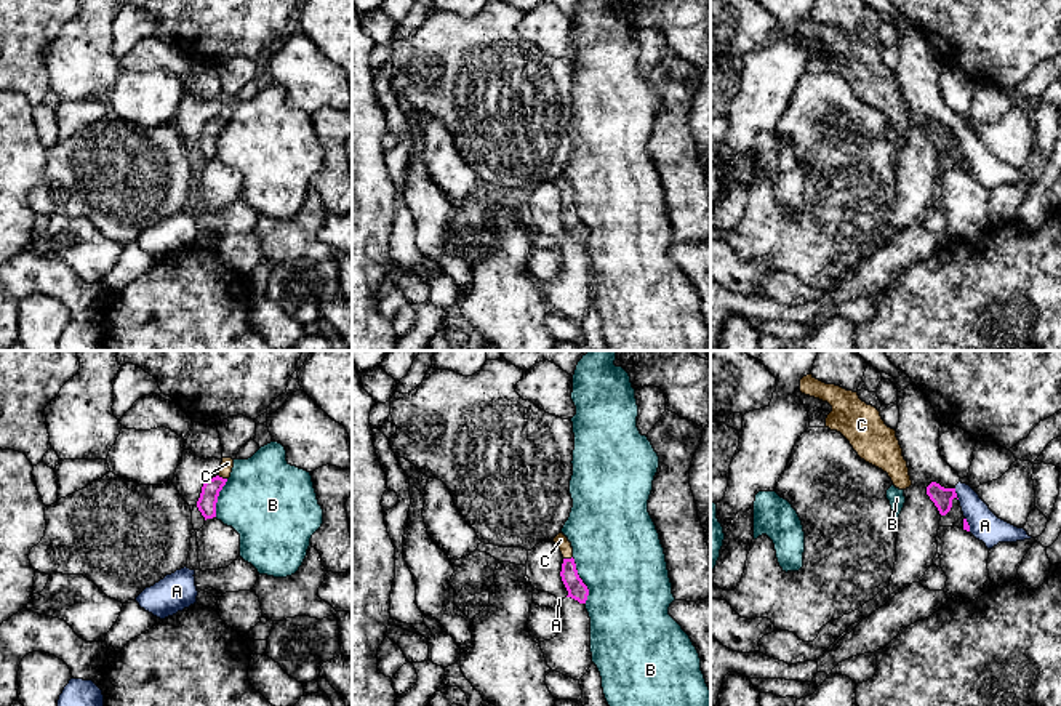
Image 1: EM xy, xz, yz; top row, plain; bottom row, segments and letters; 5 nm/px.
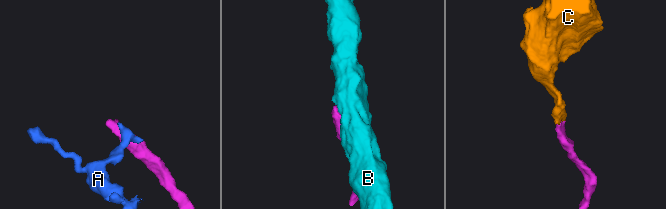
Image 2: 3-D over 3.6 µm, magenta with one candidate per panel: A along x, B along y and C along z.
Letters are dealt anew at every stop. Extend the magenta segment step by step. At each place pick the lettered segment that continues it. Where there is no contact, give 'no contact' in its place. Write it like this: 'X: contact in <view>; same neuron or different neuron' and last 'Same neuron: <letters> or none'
A: contact in yz; different neuron
B: contact in xz; different neuron
C: contact in xy; same neuron
Same neuron: C

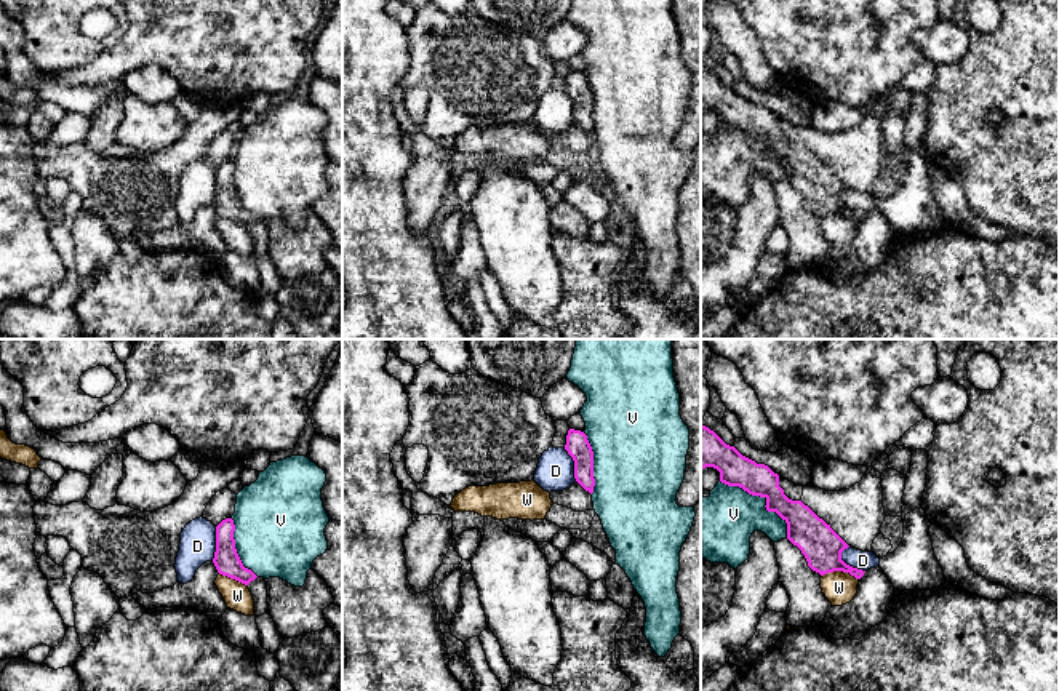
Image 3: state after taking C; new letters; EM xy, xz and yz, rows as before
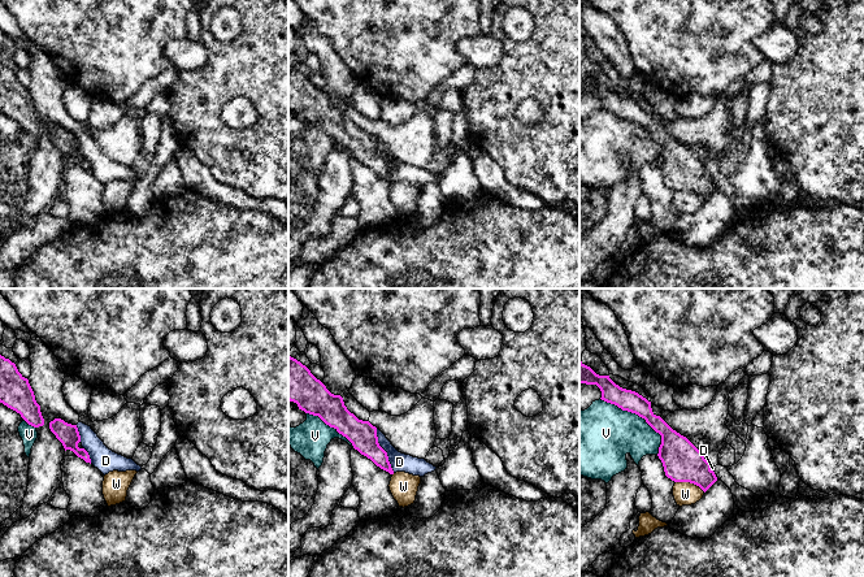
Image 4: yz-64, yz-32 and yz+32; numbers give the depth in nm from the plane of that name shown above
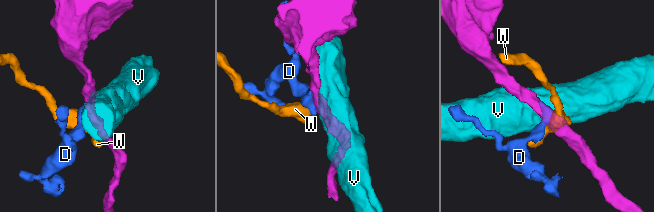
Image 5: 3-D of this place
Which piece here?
D: contact in yz; different neuron
V: contact in yz; different neuron
W: contact in yz; different neuron
Same neuron: none

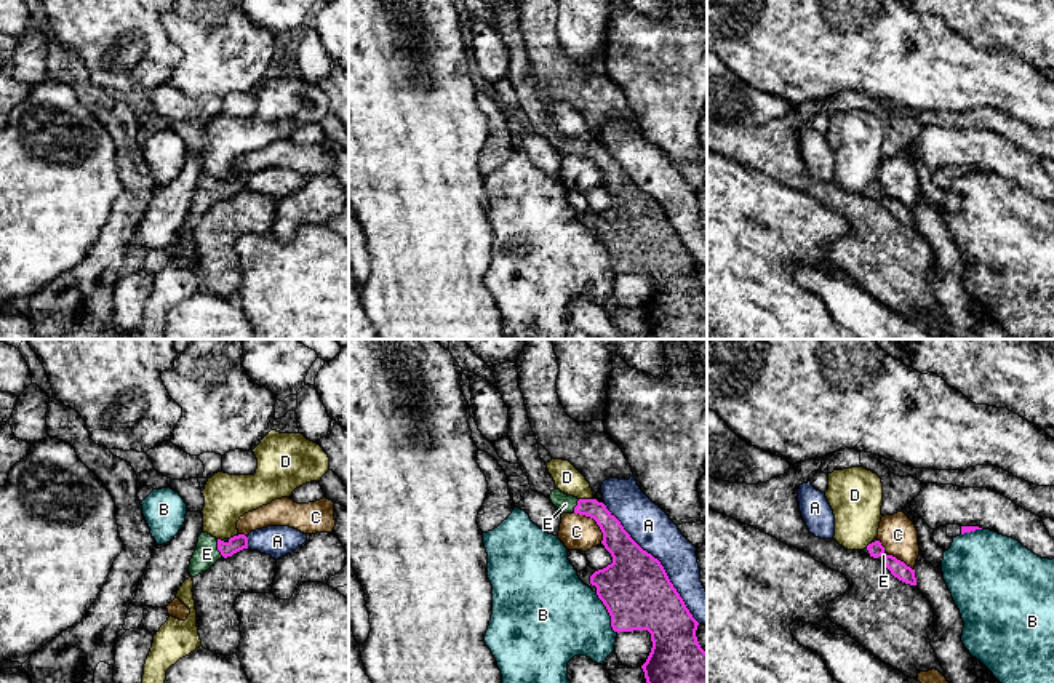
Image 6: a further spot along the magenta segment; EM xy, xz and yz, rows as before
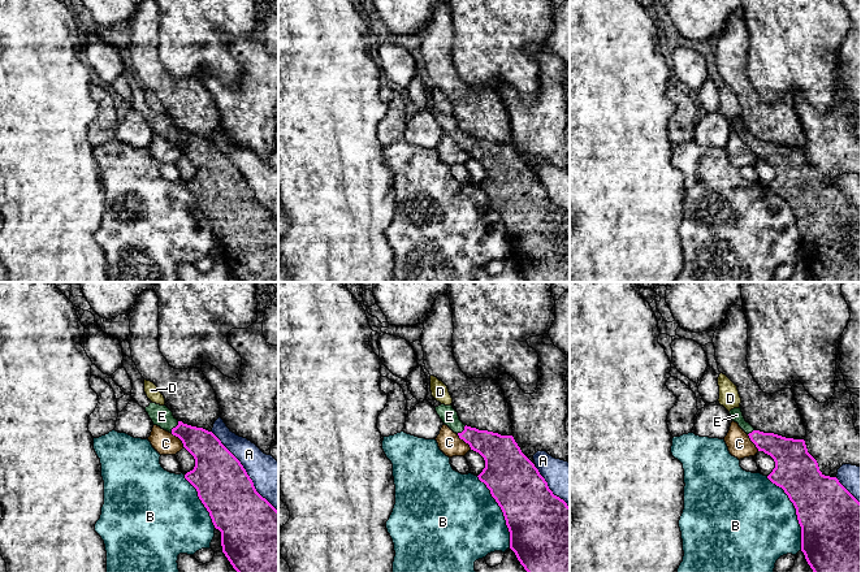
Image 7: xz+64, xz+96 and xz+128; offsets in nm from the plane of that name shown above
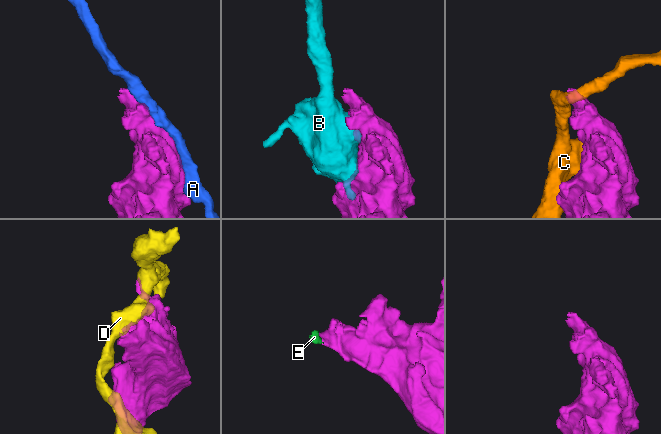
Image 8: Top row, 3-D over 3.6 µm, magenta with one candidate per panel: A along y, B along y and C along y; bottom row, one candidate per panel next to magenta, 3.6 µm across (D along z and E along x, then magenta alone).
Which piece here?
A: contact in xz; different neuron
B: contact in xz; different neuron
C: contact in xz; different neuron
D: contact in xz; different neuron
E: contact in xy; same neuron
Same neuron: E

